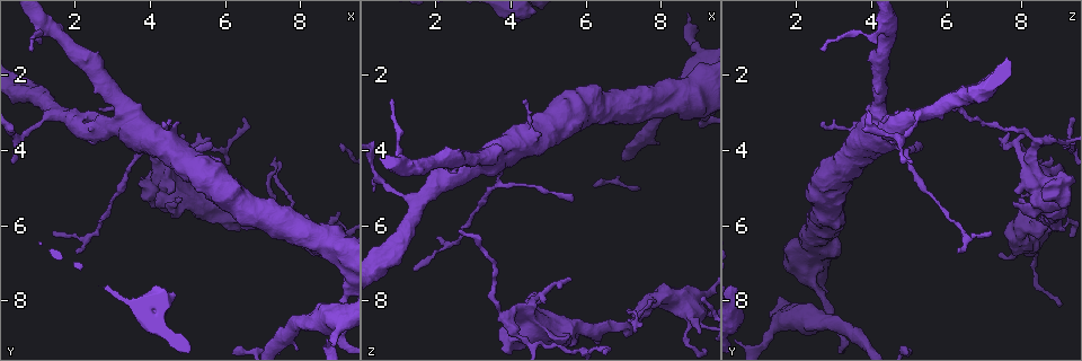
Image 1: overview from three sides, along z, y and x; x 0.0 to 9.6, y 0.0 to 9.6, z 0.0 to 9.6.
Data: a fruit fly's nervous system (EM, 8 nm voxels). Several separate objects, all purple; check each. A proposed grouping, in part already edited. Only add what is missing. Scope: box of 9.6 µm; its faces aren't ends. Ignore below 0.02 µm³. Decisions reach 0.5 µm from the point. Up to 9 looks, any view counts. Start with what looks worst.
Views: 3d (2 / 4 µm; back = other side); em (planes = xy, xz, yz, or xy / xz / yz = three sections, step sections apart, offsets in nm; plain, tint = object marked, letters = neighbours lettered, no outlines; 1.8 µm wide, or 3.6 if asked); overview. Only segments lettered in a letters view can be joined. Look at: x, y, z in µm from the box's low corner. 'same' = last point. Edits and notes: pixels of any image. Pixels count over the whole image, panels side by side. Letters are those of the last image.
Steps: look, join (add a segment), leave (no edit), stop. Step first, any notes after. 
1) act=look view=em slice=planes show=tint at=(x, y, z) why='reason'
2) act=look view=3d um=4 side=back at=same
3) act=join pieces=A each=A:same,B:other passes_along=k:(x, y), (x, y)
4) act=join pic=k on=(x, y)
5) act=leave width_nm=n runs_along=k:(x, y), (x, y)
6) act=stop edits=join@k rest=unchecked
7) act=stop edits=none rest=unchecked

act=look view=3d um=4 at=(7.25, 4.70, 8.45) why='touches itself'

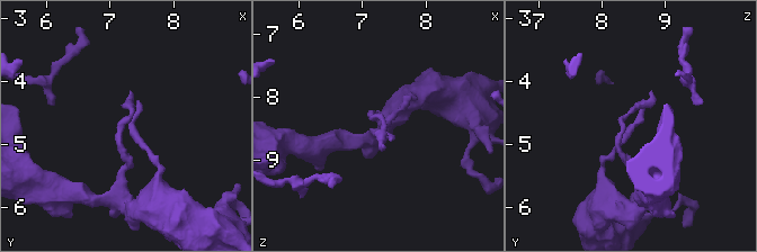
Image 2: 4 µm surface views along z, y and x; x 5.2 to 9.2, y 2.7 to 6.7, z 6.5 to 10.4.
act=look view=em slice=yz step=16 show=tint at=(7.30, 4.70, 8.40)

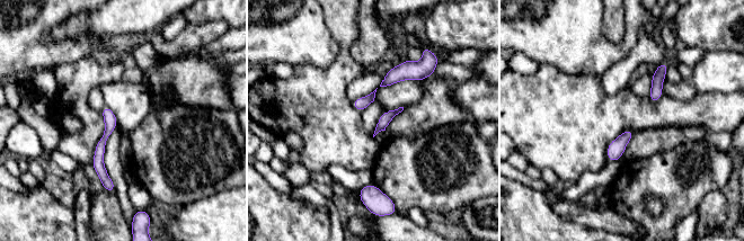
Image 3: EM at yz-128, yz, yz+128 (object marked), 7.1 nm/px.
act=look view=em slice=xz step=8 show=letters at=same

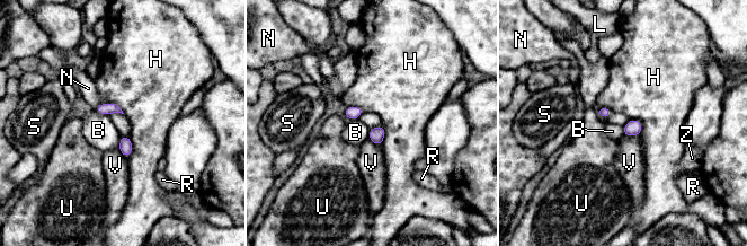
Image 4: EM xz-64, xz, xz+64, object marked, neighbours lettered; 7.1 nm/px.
act=leave width_nm=90 each=B:other,H:other,L:other,N:other,R:other,S:other,U:other,V:other,Z:other border=4:(94, 108), (98, 113), (108, 115) found='no lettered segment goes on from it'

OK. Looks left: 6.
act=look view=em slice=planes show=letters at=(5.60, 3.70, 7.45) why='thin end'

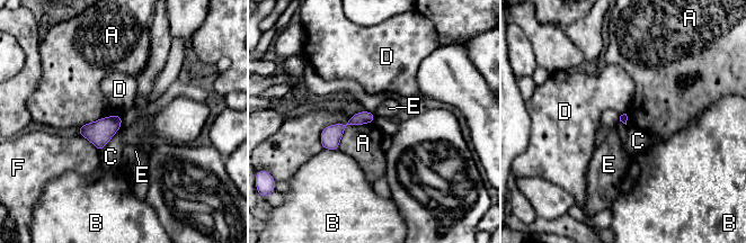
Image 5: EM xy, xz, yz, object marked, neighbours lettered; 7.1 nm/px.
act=leave each=A:other,B:other,C:other,D:other,E:other,F:other border=5:(373, 122), (348, 125), (338, 149) found='no lettered segment goes on from it'

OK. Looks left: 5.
act=look view=em slice=planes show=letters at=(2.55, 2.90, 6.15) why='an open end'

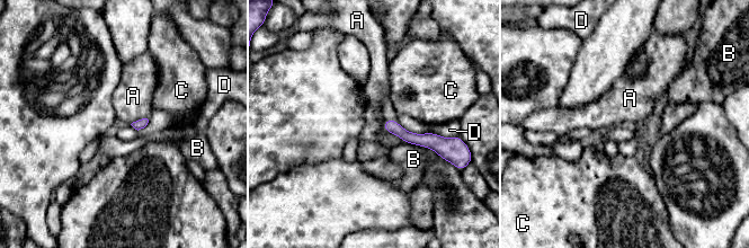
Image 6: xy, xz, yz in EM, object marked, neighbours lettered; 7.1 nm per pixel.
act=leave width_nm=70 each=A:other,B:other,C:other,D:other border=6:(383, 121), (385, 130), (406, 142) found='no lettered segment goes on from it'

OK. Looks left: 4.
act=look view=em slice=planes show=letters at=(2.20, 3.30, 4.25) why='closes a loop'

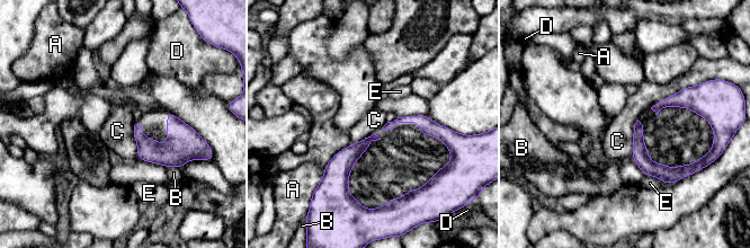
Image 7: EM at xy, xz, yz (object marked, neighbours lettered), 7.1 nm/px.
act=leave width_nm=80 each=A:other,B:other,C:other,D:other,E:other runs_along=7:(637, 125), (640, 154), (664, 178) found='no lettered segment goes on from it'

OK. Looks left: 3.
act=stop edits=none rest=unchecked

